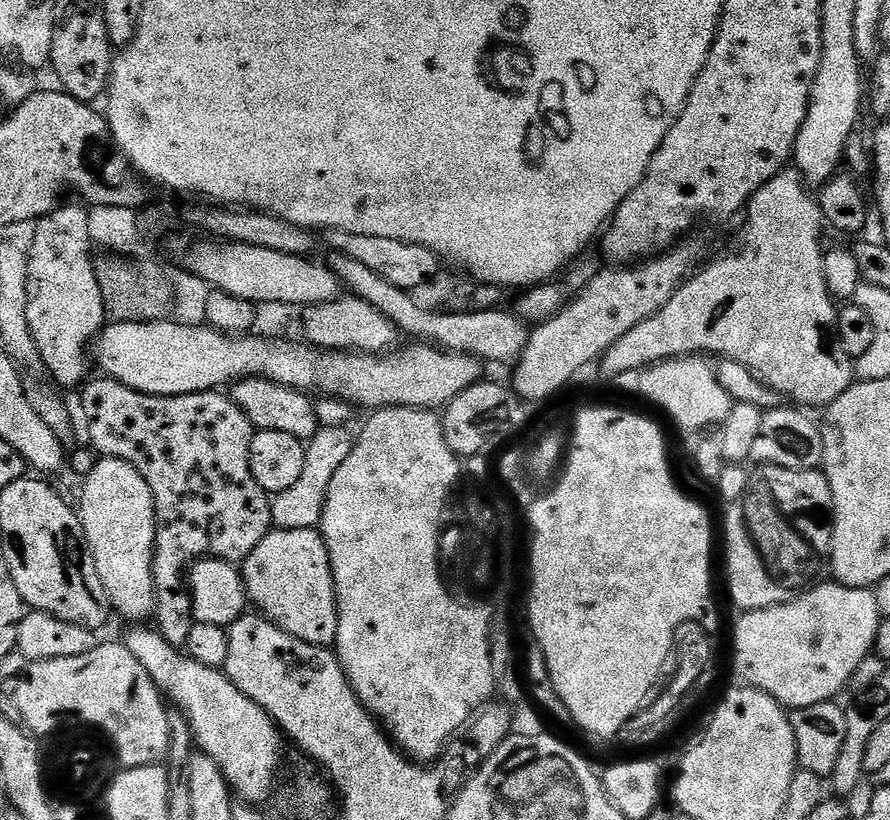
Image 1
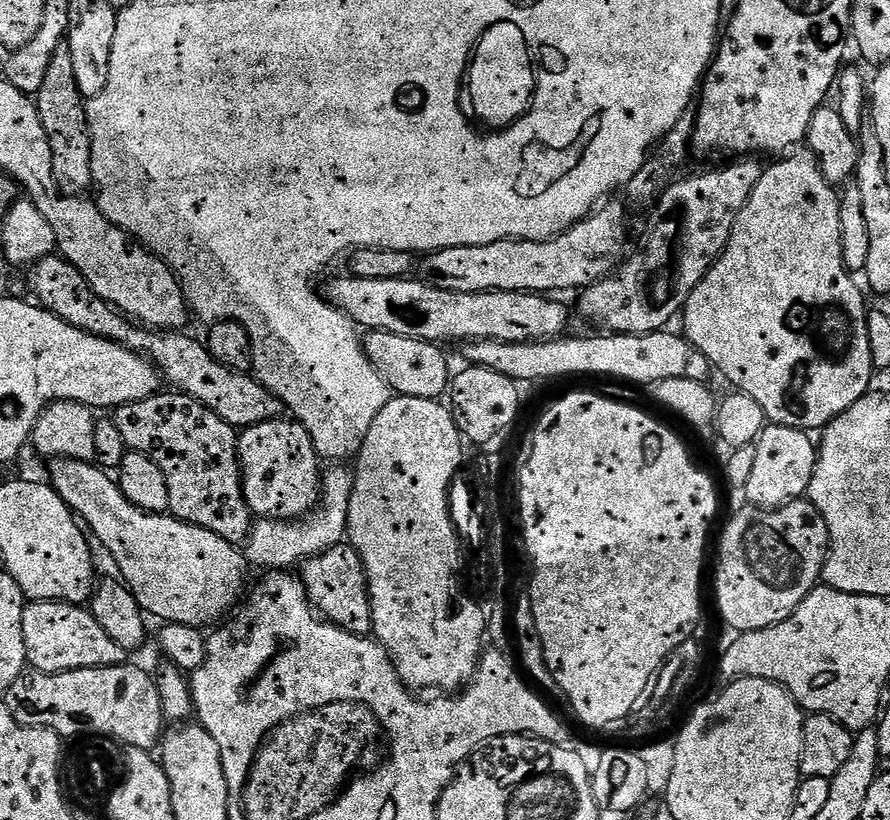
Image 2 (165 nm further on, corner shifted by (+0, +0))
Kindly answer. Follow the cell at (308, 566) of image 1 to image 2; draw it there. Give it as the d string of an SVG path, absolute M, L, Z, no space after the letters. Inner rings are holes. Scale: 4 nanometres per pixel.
M343 543L319 552L299 565L298 579L304 583L308 603L328 623L337 624L355 636L371 633L372 607L368 597L368 579L364 574L364 563L355 548Z

